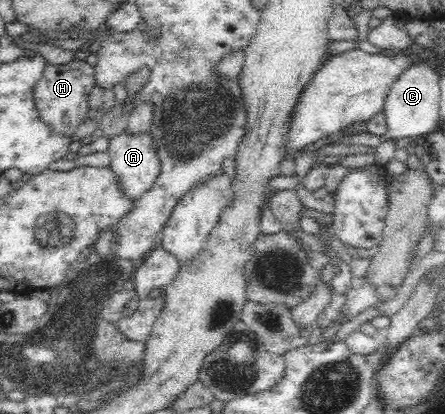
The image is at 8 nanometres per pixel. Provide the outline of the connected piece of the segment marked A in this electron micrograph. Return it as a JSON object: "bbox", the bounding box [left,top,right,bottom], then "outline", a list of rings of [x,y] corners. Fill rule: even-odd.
{"bbox":[107,131,160,201],"outline":[[[124,131],[109,140],[107,152],[110,156],[107,167],[116,175],[119,191],[128,200],[135,201],[152,188],[160,163],[149,132],[130,136]]]}

